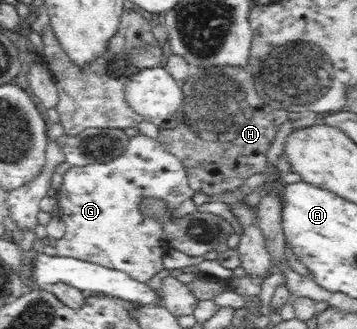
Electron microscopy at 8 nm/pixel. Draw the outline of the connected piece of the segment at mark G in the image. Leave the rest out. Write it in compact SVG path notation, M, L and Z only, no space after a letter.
M137 135L131 137L127 150L109 163L93 163L85 167L72 166L63 175L61 186L56 198L58 201L58 219L65 223L65 235L56 240L57 255L70 257L117 271L122 271L131 278L150 283L152 275L163 269L163 255L168 245L163 241L164 225L154 217L148 217L141 212L140 203L143 199L156 197L165 201L167 212L175 212L185 201L191 200L195 191L191 189L185 165L158 141Z

